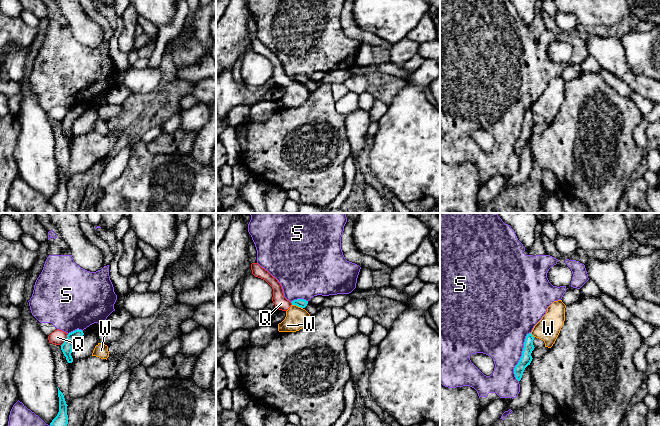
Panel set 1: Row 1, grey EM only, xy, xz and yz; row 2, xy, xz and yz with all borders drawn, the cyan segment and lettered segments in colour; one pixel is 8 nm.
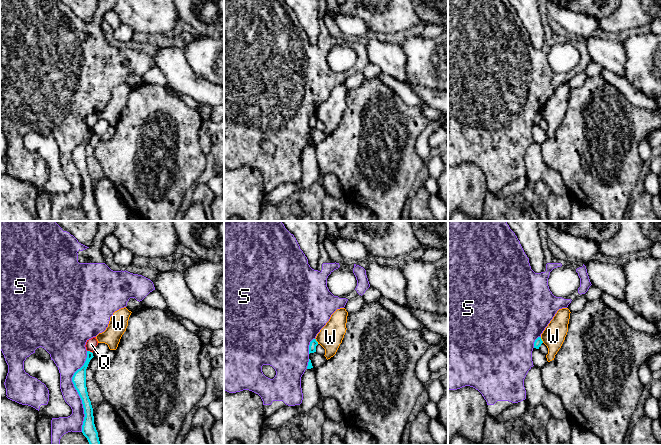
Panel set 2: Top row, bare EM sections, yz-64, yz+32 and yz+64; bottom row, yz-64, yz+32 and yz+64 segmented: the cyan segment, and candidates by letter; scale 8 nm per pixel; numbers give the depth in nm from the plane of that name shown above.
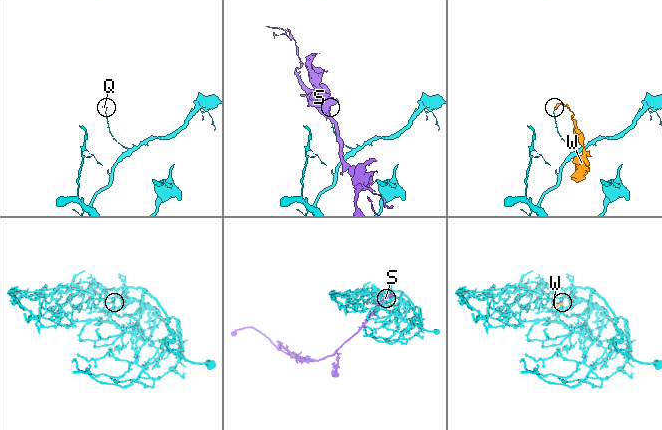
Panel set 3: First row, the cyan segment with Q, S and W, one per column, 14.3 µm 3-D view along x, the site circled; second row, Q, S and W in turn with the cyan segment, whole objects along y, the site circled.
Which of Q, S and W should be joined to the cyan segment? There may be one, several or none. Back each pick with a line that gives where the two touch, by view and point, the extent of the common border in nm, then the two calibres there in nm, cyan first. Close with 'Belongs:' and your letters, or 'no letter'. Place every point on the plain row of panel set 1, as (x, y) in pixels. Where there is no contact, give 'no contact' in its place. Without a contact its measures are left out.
Belongs: no letter

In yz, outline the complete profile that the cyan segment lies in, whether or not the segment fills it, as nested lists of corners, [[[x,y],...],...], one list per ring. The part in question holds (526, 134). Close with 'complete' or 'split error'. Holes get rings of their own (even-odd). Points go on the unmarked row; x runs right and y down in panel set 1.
[[[531,109],[527,110],[525,118],[524,118],[522,132],[521,132],[518,140],[514,144],[514,150],[518,157],[521,156],[525,144],[528,141],[530,141],[530,139],[533,135],[531,132],[531,129],[535,124],[533,121],[533,116],[534,116],[533,111]]]; complete

